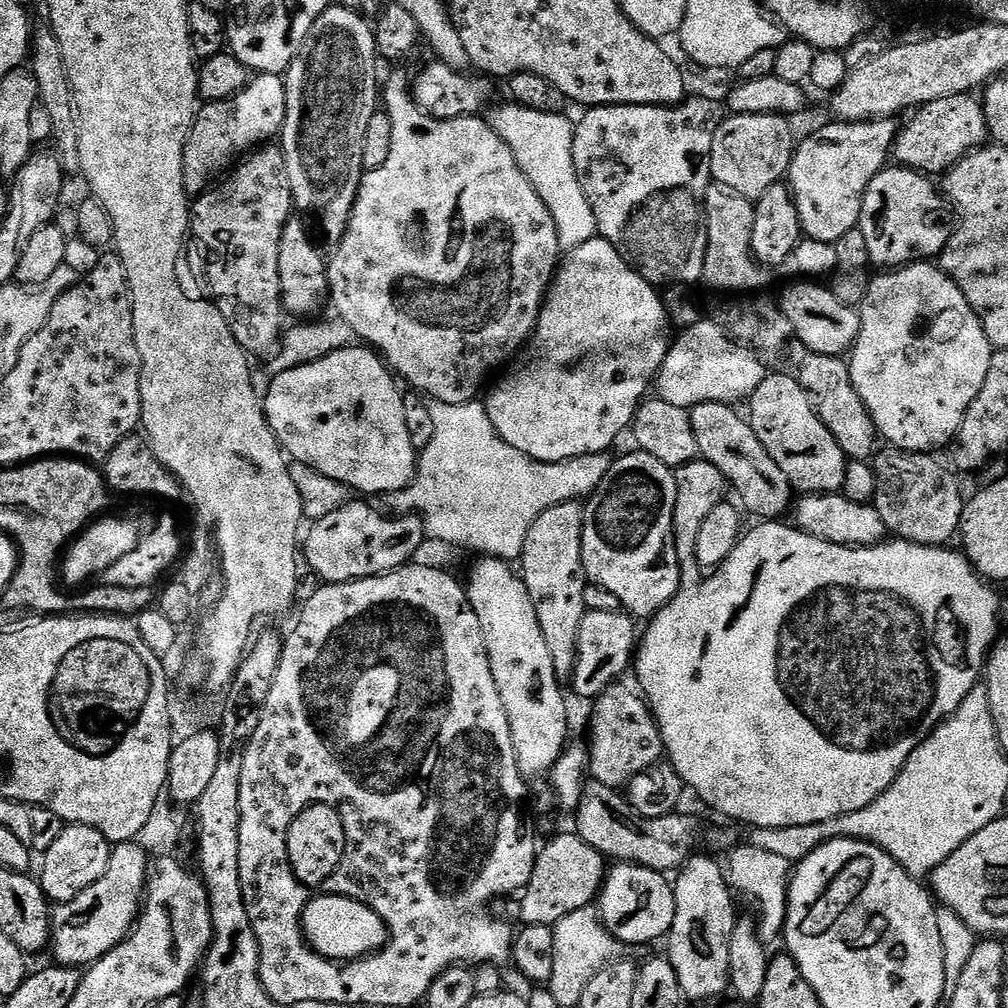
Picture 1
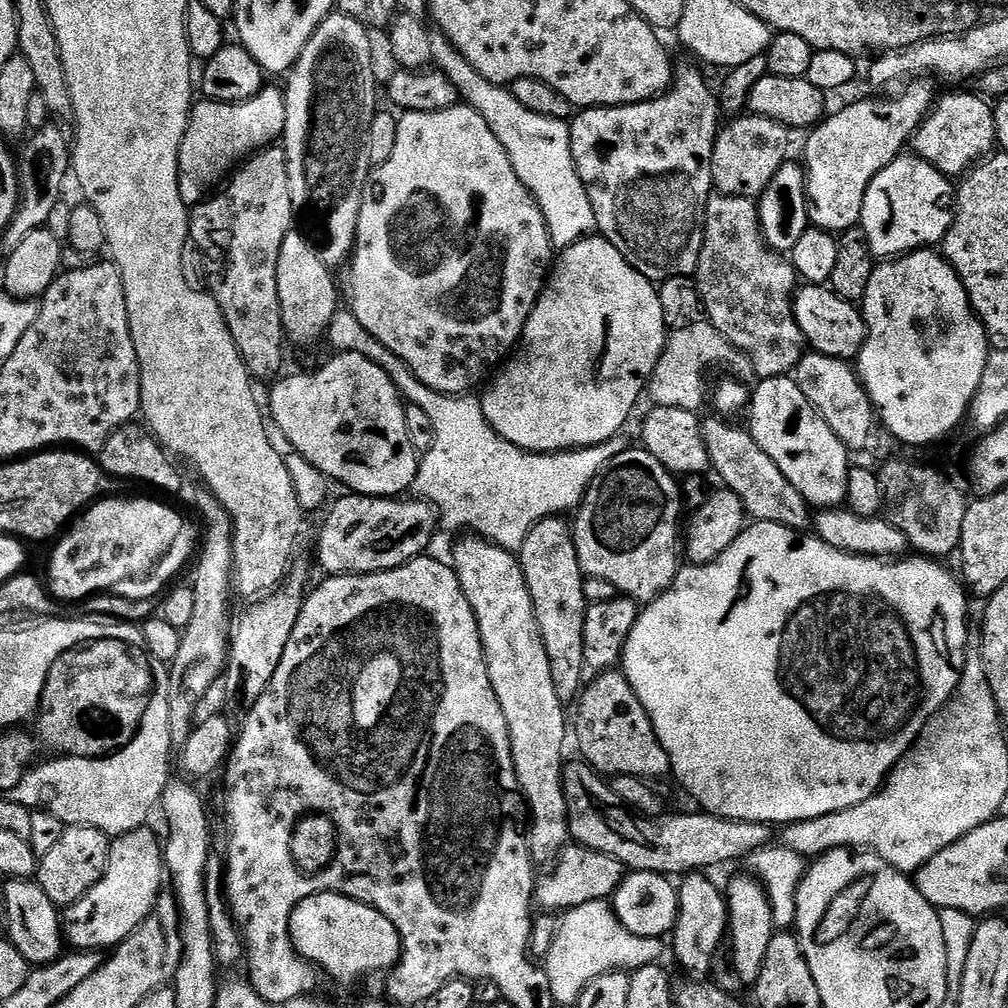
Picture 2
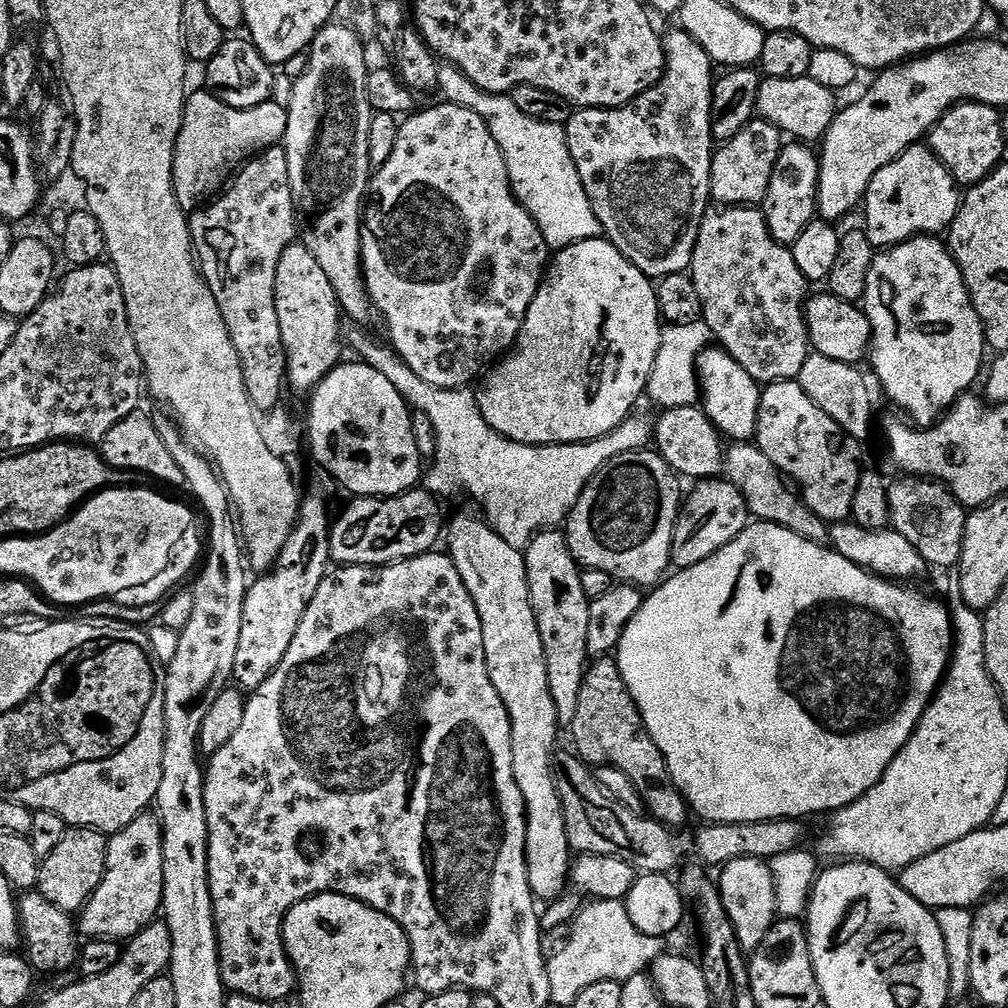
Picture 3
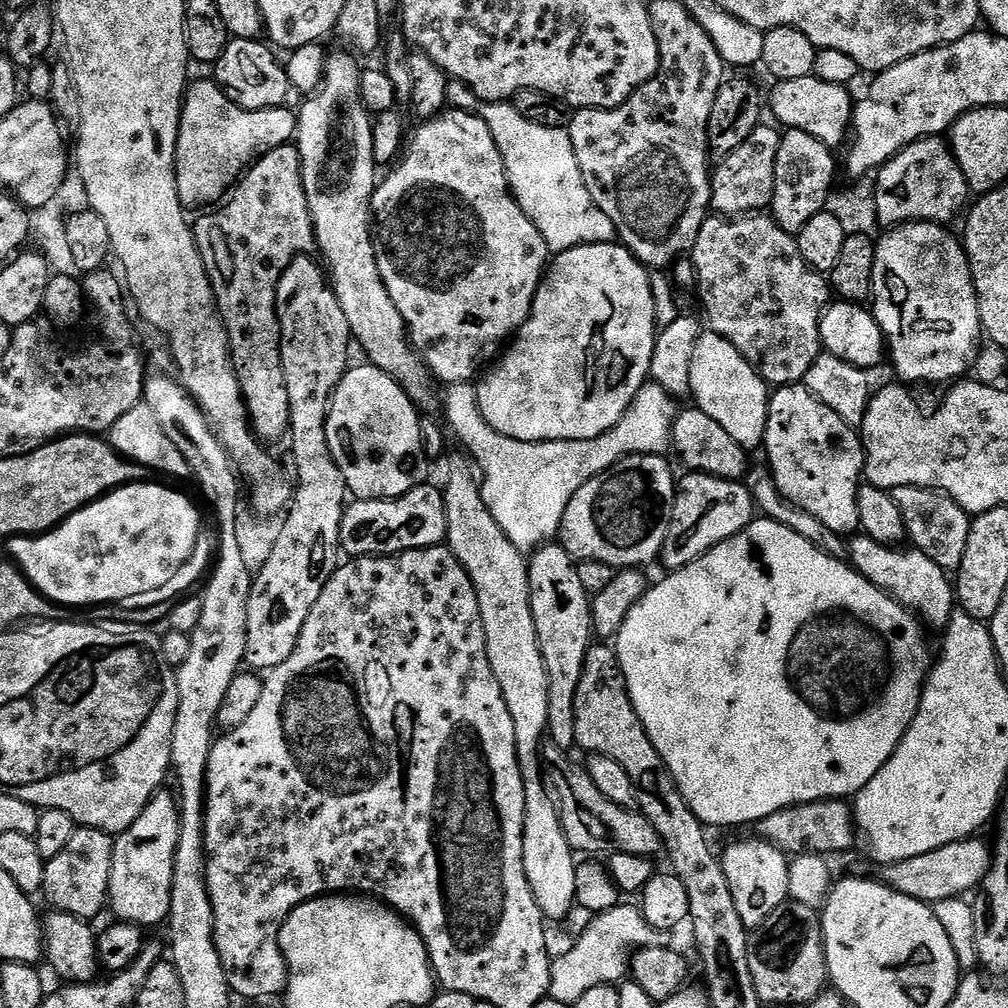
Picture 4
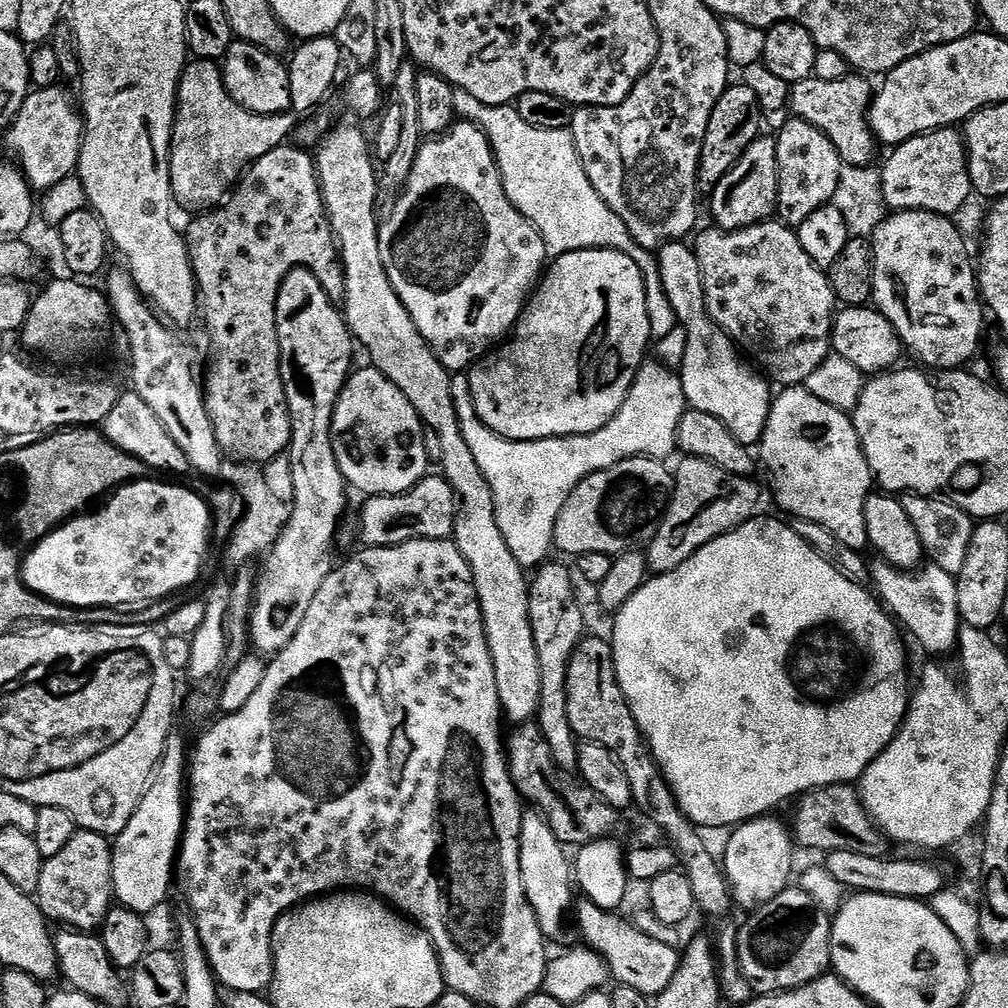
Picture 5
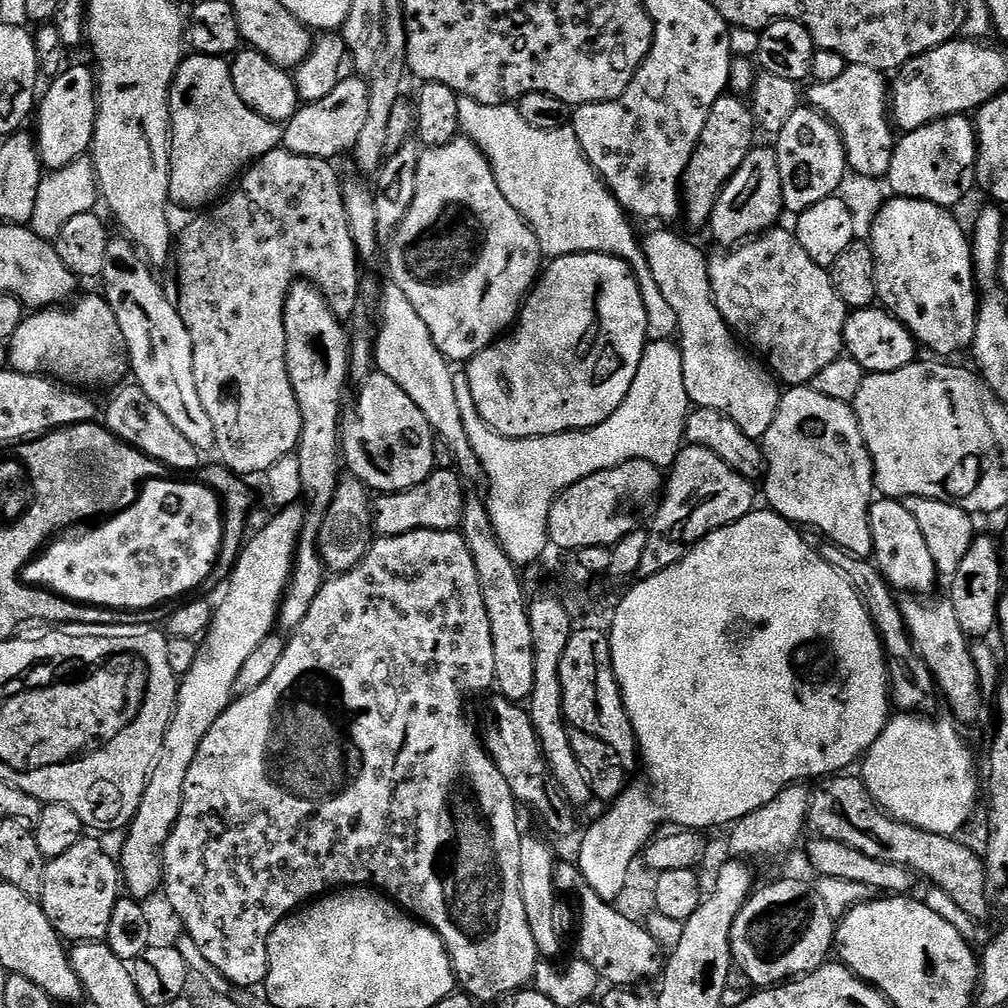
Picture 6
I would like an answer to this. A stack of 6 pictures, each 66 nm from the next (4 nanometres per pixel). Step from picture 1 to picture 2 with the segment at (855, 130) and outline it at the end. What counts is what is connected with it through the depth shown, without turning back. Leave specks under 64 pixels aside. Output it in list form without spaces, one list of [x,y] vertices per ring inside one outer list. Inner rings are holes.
[[[912,82],[903,89],[901,96],[893,100],[860,100],[857,104],[848,104],[841,112],[829,115],[807,133],[808,141],[804,144],[804,175],[808,178],[808,218],[815,227],[824,232],[839,234],[847,228],[859,225],[862,214],[862,202],[866,198],[866,190],[876,175],[890,162],[894,162],[909,147],[912,135],[918,130],[932,105],[938,92],[928,82]]]

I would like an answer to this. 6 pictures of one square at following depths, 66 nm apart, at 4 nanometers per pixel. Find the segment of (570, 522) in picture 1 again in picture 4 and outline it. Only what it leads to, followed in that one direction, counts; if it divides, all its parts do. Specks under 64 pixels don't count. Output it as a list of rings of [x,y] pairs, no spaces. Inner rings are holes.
[[[549,542],[533,551],[528,560],[528,589],[530,610],[534,614],[534,630],[538,634],[538,646],[542,650],[542,662],[546,666],[548,679],[548,731],[547,739],[562,749],[568,750],[576,744],[574,734],[574,694],[578,692],[578,681],[582,678],[582,666],[586,654],[594,643],[592,630],[592,606],[582,581],[578,578],[577,561],[558,542]]]

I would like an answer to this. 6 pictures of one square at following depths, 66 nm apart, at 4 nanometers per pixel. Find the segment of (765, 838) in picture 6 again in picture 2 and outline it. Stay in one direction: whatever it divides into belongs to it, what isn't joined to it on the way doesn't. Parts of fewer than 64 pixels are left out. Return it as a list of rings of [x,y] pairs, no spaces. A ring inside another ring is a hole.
[[[751,874],[736,876],[726,884],[728,901],[728,931],[730,944],[732,940],[732,966],[736,976],[742,983],[754,986],[758,982],[758,974],[762,974],[762,962],[766,962],[766,950],[777,931],[774,914],[770,906],[770,898],[764,885]]]

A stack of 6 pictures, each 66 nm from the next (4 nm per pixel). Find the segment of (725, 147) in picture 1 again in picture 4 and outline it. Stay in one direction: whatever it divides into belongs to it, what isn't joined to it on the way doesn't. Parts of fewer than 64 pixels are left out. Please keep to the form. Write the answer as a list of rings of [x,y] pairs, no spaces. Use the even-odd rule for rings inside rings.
[[[761,123],[760,127],[734,150],[734,154],[723,157],[712,172],[713,213],[724,218],[739,218],[749,214],[760,214],[772,203],[774,186],[774,162],[778,162],[778,146],[782,135],[779,127],[771,123]]]

